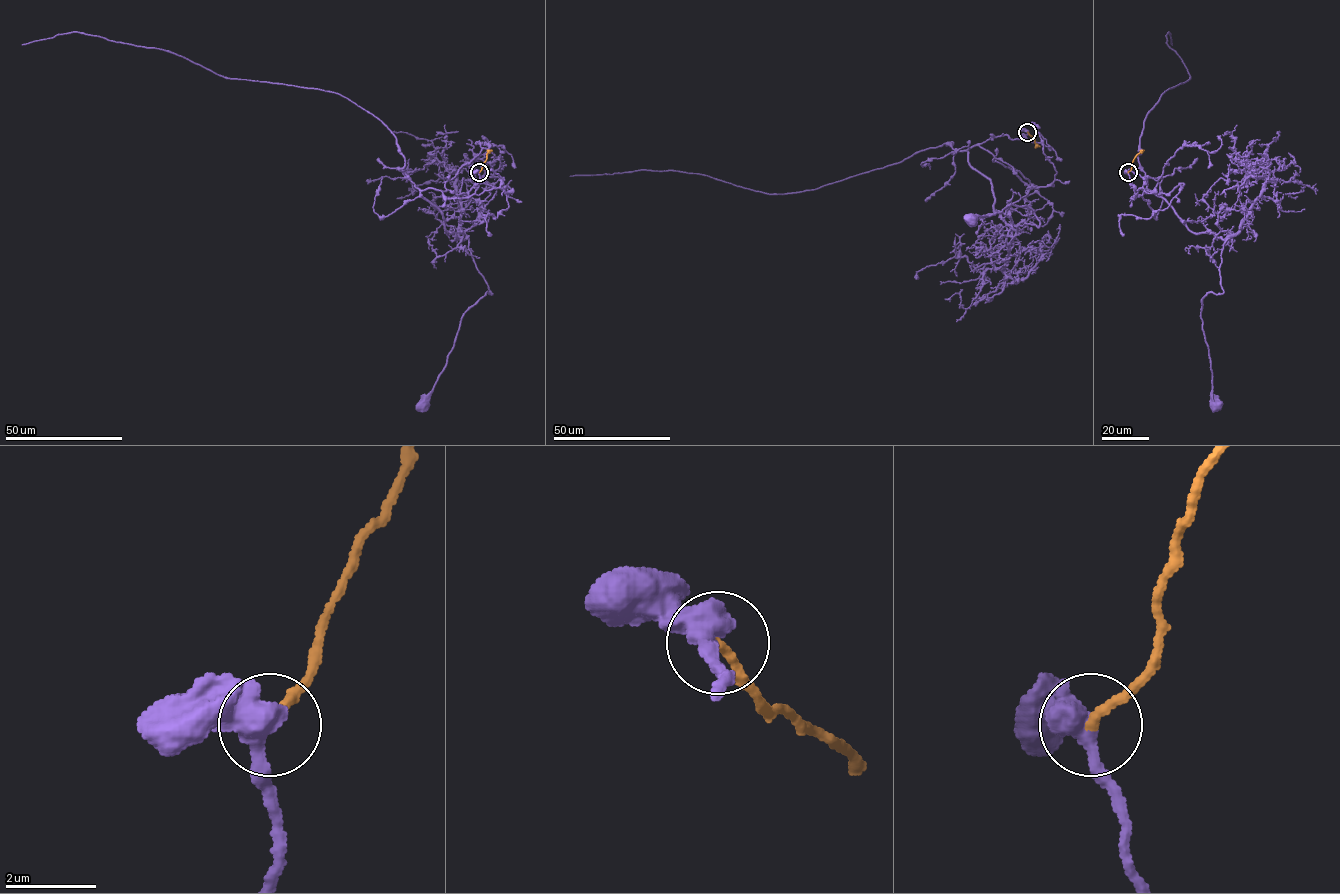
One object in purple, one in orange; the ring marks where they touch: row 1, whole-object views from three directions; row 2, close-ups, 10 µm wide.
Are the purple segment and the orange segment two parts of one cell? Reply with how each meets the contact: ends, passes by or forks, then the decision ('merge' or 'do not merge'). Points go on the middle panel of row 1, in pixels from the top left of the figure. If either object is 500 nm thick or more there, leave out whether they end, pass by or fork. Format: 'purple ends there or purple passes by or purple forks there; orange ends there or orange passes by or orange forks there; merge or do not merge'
purple passes by; orange ends there; merge

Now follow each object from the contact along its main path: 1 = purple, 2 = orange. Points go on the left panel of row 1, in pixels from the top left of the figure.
1: (479, 172), (468, 197), (420, 190), (445, 233), (468, 239), (492, 293), (463, 314), (421, 403)
2: (479, 172), (492, 150)

